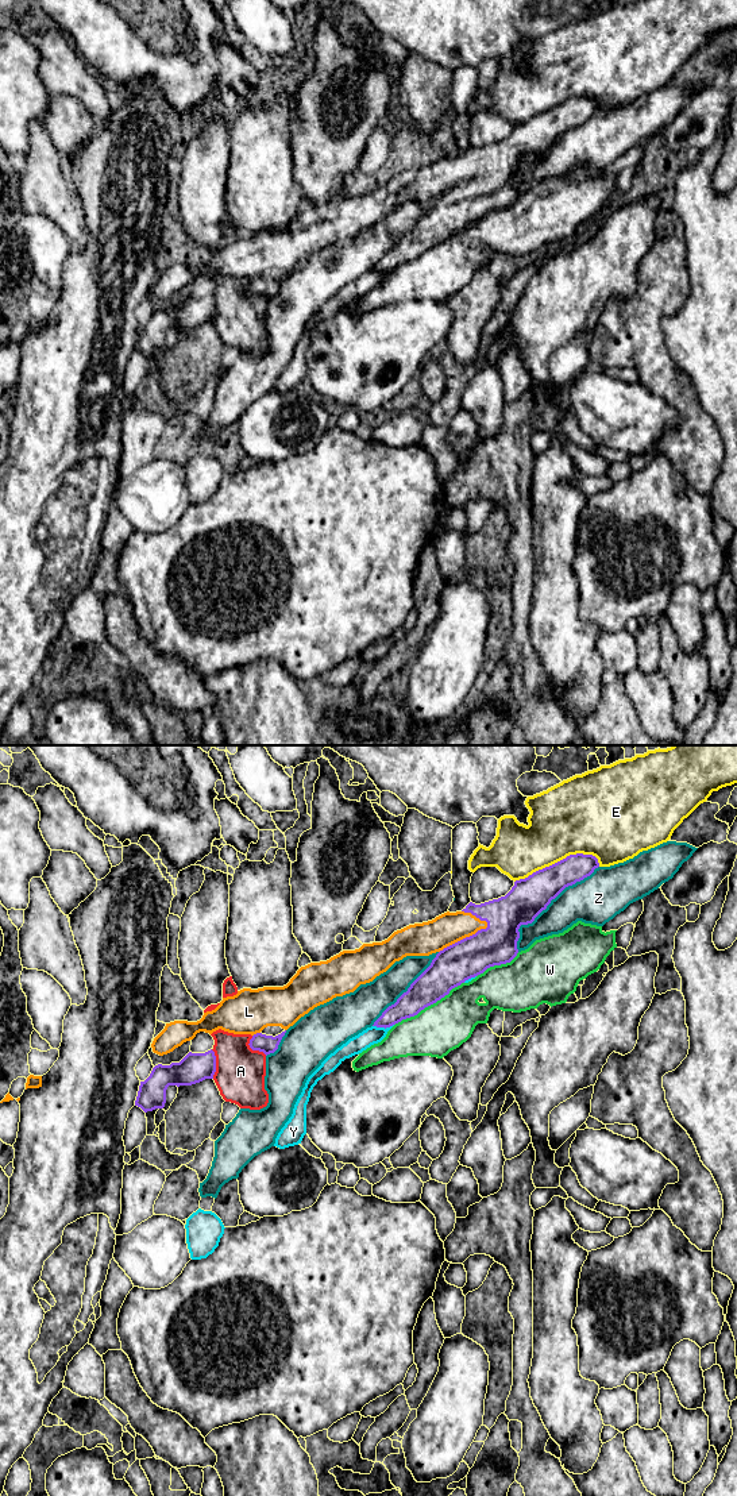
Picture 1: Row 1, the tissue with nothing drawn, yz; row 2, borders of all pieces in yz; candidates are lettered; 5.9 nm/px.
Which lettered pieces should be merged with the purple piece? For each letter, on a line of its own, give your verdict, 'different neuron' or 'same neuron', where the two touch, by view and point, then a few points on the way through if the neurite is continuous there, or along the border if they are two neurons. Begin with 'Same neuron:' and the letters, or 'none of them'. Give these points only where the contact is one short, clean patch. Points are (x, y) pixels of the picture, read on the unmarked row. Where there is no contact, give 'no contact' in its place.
Same neuron: L
A: different neuron | yz (215, 308)
E: different neuron | yz (558, 105)
L: same neuron | yz (466, 181)
W: different neuron | yz (428, 249)
Y: different neuron | yz (382, 270)
Z: different neuron | yz (547, 149)

